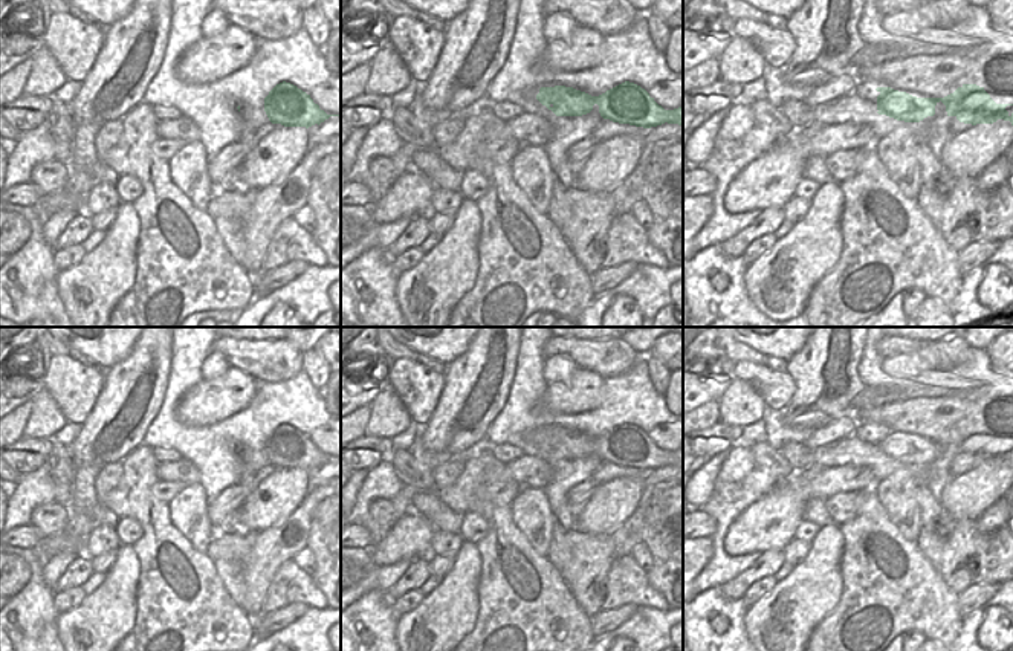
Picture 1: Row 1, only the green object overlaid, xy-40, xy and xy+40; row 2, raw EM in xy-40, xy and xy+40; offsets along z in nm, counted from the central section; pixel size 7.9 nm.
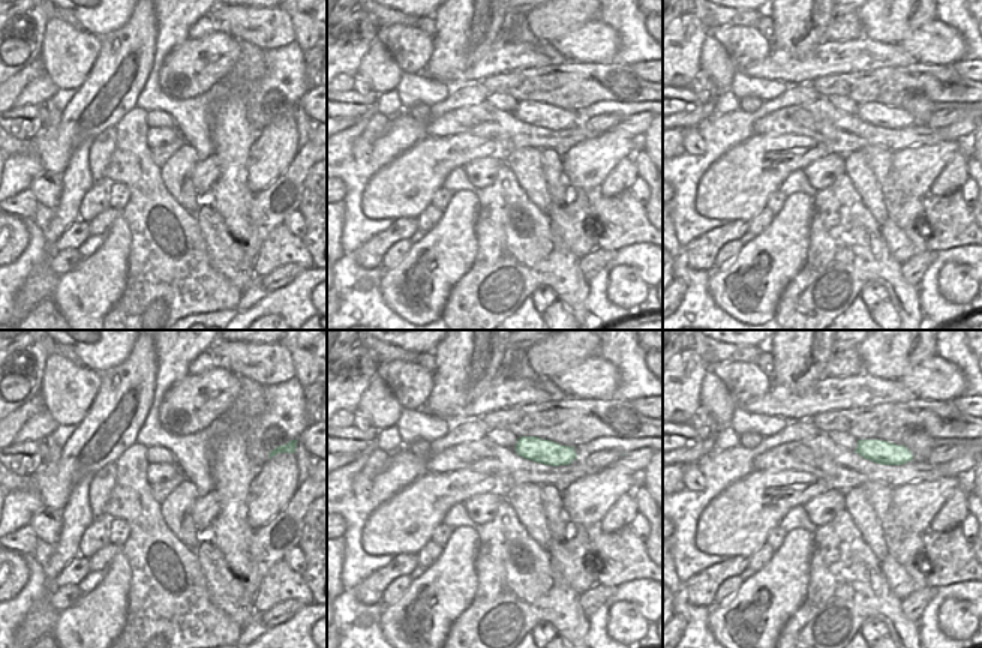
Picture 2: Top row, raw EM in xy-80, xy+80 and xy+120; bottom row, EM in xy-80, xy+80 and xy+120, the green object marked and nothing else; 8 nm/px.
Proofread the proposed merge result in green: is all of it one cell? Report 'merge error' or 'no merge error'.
merge error

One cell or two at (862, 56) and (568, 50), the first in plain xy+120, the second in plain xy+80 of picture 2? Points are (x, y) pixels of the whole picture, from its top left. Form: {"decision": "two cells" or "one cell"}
{"decision": "two cells"}

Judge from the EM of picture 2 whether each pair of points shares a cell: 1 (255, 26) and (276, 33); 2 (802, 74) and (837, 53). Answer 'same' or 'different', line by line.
1: same
2: same

